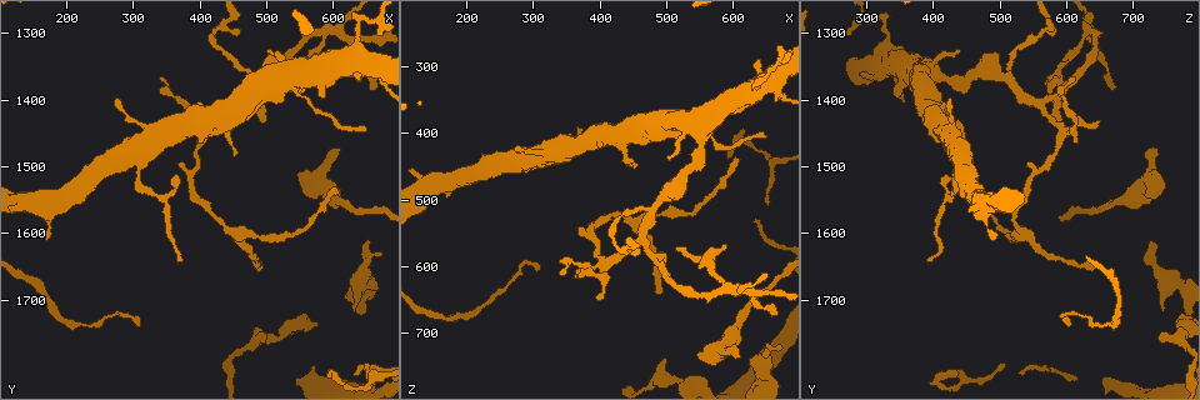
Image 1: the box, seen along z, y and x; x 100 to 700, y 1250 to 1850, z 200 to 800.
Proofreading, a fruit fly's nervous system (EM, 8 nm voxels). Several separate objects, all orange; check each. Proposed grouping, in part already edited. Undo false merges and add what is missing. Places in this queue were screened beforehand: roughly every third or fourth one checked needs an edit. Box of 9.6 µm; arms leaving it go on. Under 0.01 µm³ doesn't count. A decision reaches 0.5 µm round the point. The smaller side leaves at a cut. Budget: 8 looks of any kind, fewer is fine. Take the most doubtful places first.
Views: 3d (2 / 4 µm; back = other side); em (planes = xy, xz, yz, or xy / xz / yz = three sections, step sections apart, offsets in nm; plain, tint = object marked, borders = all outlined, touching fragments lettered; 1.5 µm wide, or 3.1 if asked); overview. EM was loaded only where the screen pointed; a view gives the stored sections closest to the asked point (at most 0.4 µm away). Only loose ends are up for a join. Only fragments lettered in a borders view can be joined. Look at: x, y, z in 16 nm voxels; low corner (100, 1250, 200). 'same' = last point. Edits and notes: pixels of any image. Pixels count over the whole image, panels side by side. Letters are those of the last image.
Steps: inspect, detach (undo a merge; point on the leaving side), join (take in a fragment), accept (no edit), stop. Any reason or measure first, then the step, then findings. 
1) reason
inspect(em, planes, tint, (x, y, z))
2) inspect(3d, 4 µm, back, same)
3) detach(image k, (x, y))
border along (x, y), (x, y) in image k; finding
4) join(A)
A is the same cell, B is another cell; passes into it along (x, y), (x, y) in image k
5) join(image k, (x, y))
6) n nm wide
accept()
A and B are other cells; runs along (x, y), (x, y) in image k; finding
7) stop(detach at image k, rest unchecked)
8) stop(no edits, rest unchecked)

free end
inspect(3d, 4 µm, (650, 1615, 725))

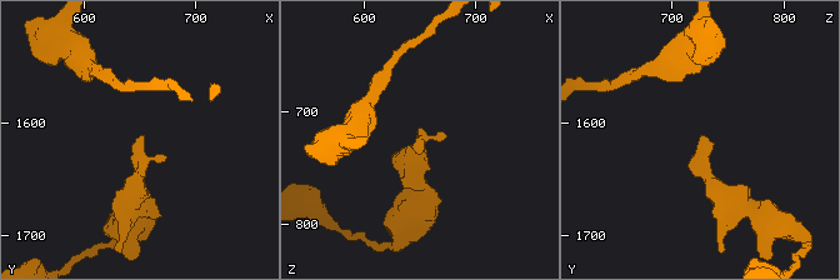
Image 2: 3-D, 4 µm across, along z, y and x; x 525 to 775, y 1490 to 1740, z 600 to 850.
inspect(em, xy, step 8, borders, (656, 1612, 728))

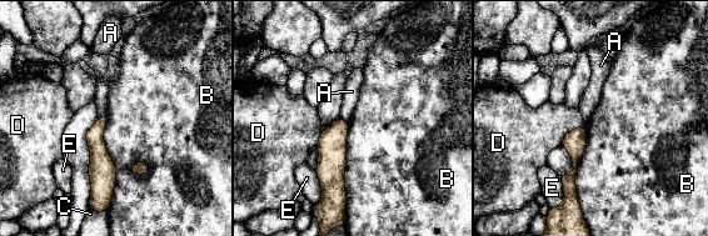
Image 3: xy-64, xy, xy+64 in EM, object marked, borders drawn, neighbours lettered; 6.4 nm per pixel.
inspect(em, planes, borders, same)

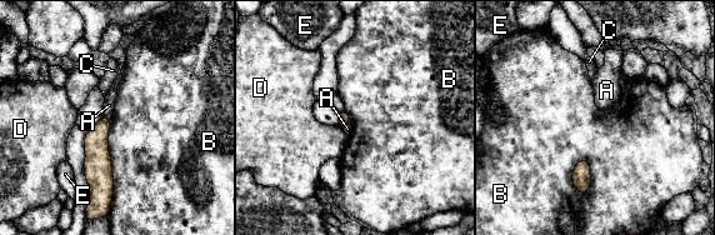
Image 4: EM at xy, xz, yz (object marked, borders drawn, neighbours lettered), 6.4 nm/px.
accept()
A, B, C, D and E are other cells; none of them fits

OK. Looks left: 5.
an open end
inspect(3d, 2 µm, (505, 1330, 435))

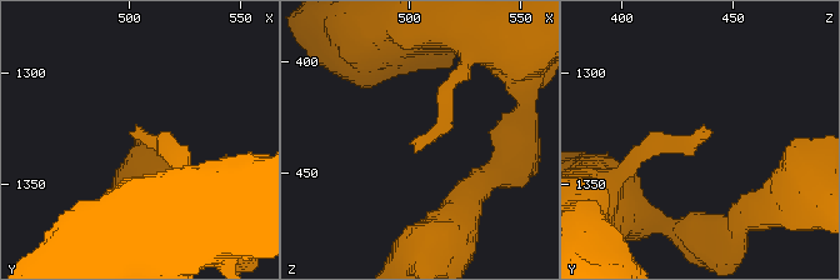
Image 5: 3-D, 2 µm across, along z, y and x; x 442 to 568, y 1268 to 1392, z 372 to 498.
inspect(em, planes, plain, (501, 1326, 436))

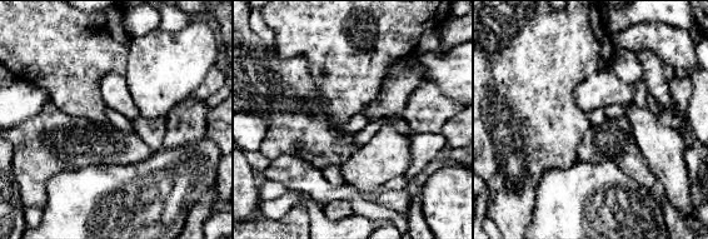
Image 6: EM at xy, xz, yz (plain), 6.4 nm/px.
what lies round it
inspect(em, planes, borders, same)

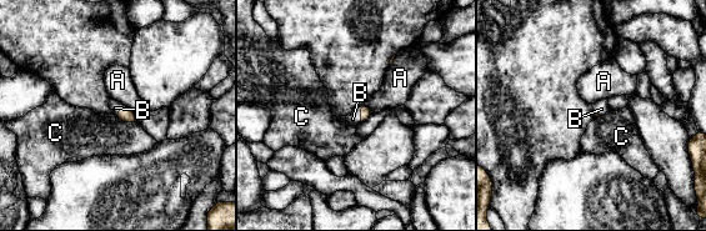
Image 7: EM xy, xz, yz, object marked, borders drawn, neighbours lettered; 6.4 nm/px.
C touches over 160 nm
join(B)
B is the same cell, A and C are other cells; it goes on there

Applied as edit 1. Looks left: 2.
calibre changes
inspect(em, xy, step 8, tint, (485, 1755, 765))

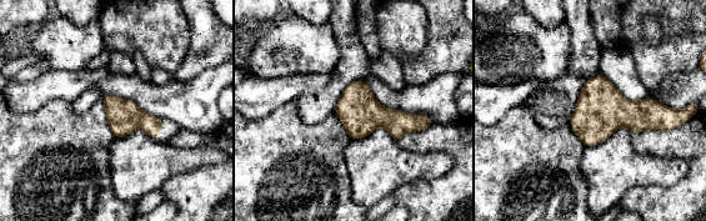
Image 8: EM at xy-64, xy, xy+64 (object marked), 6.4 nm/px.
inspect(em, xy, step 8, borders, same)

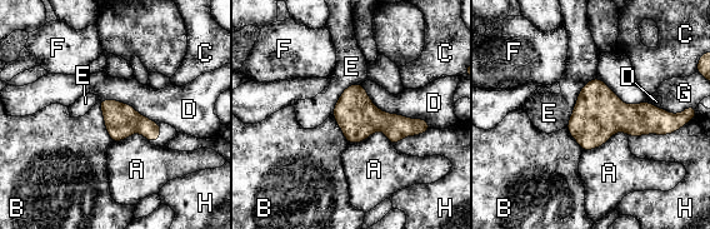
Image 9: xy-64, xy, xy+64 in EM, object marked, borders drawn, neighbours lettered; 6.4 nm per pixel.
D touches over 550 nm
accept()
A, B, C, D, E, F, G and H are other cells; one cell here

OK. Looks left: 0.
stop(join at image 7, rest unchecked)

